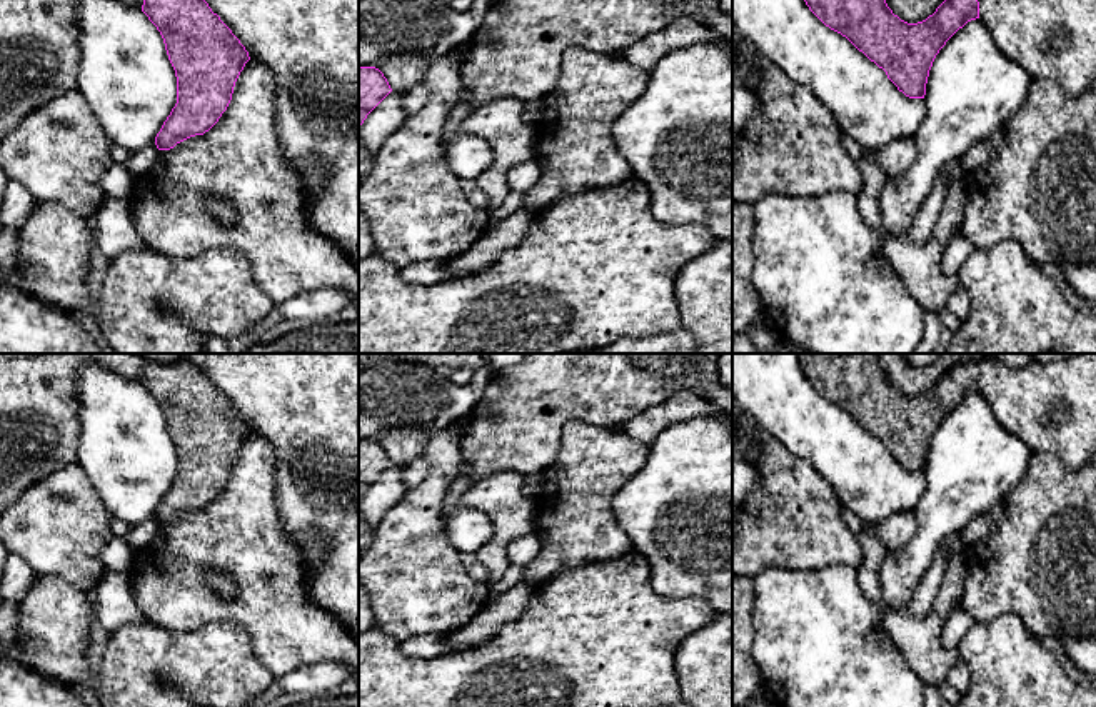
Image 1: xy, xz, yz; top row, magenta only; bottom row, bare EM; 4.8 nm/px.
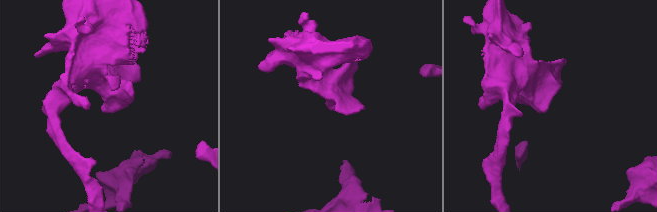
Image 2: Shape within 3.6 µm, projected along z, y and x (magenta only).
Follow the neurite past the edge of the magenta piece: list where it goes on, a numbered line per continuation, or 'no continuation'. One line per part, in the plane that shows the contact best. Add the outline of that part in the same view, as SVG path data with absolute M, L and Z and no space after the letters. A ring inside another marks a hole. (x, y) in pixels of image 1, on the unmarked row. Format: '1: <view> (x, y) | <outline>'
no continuation

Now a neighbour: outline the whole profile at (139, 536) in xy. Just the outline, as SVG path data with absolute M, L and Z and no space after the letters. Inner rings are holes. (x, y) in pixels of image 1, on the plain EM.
M152 517L143 524L130 525L123 539L130 545L130 549L140 550L155 539L157 532L158 532L158 522L155 517Z

